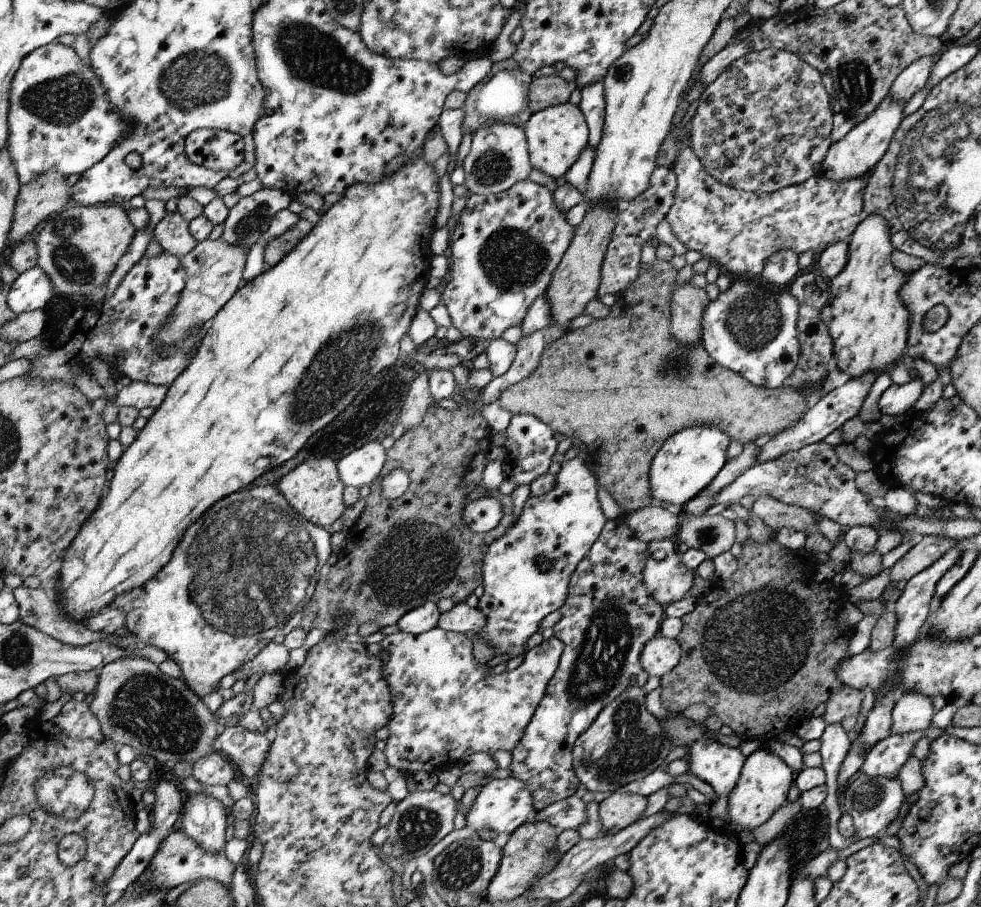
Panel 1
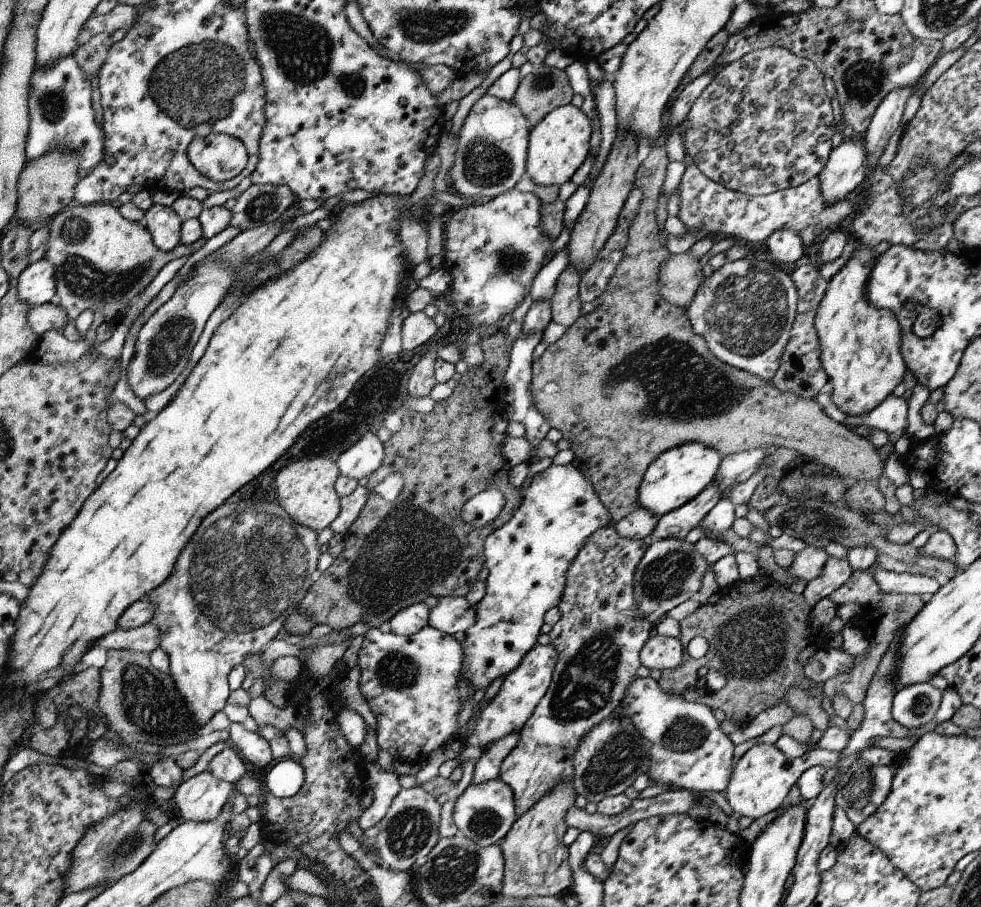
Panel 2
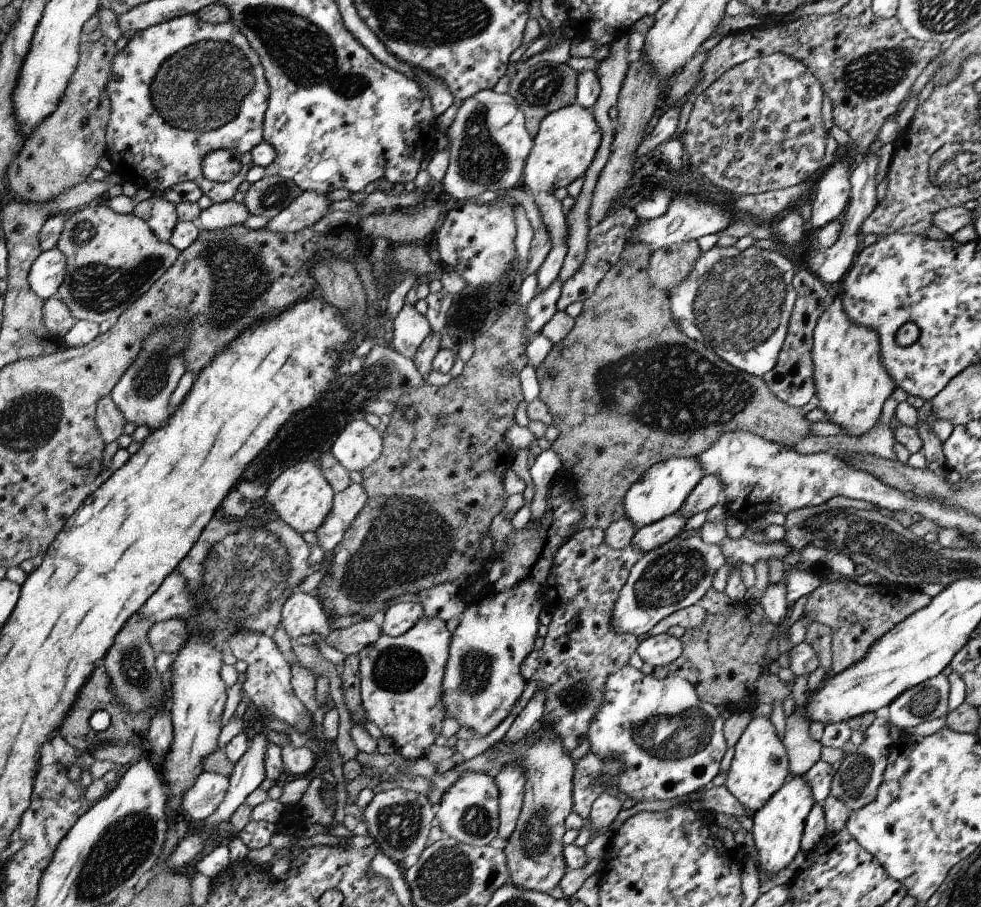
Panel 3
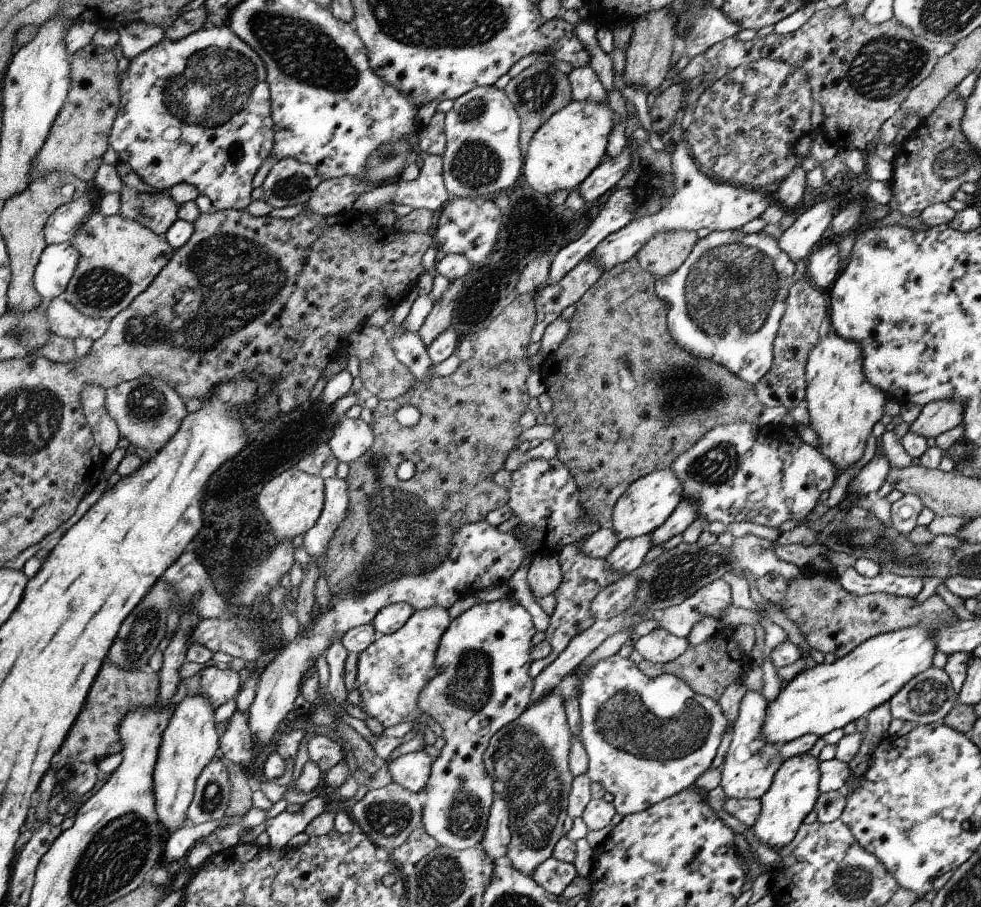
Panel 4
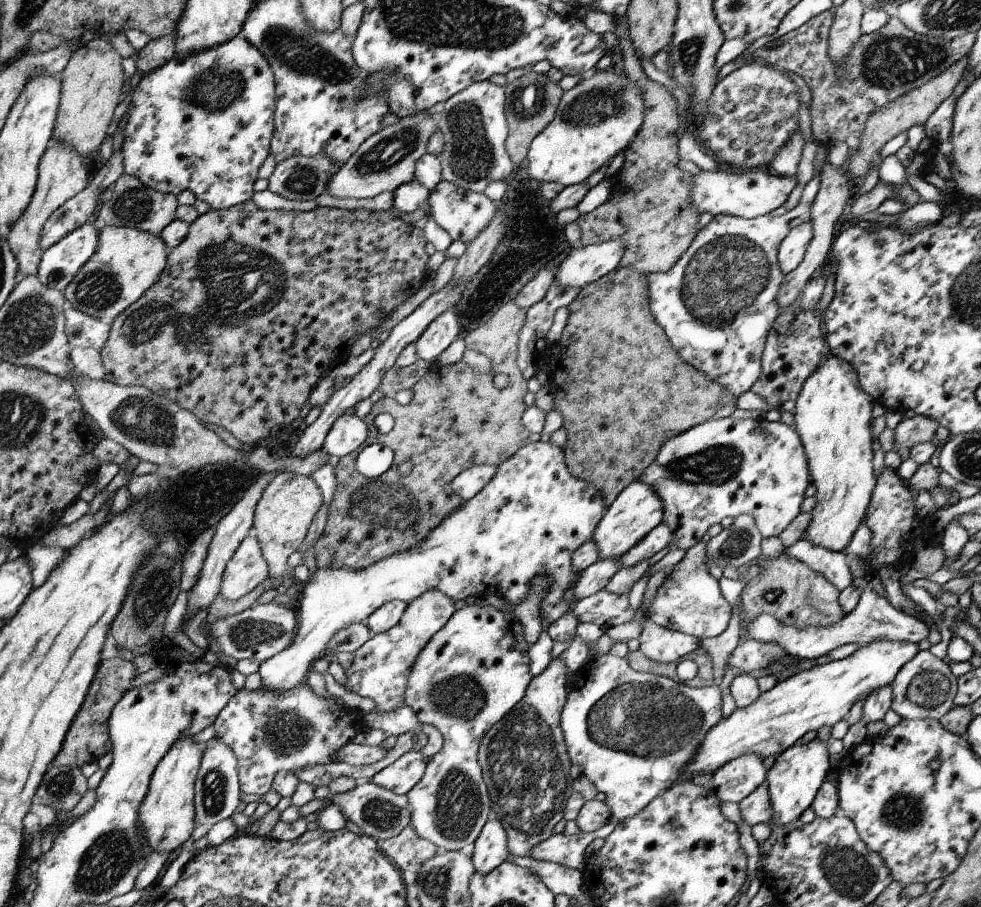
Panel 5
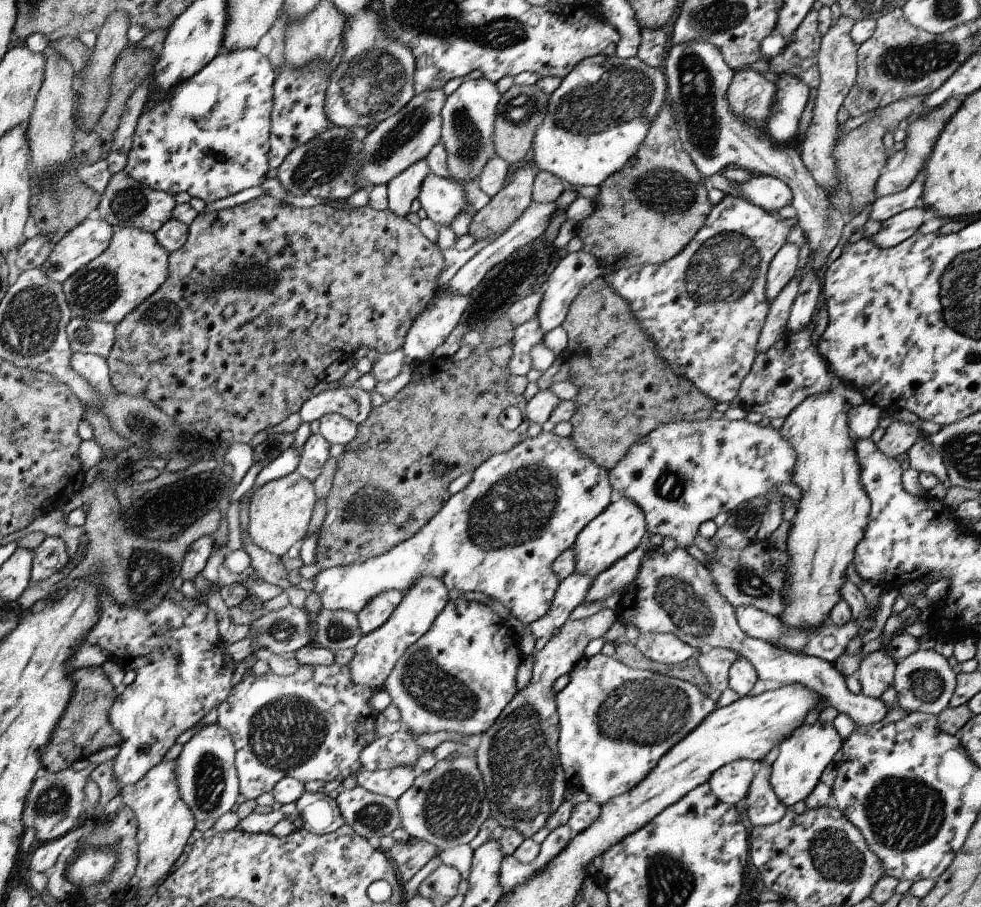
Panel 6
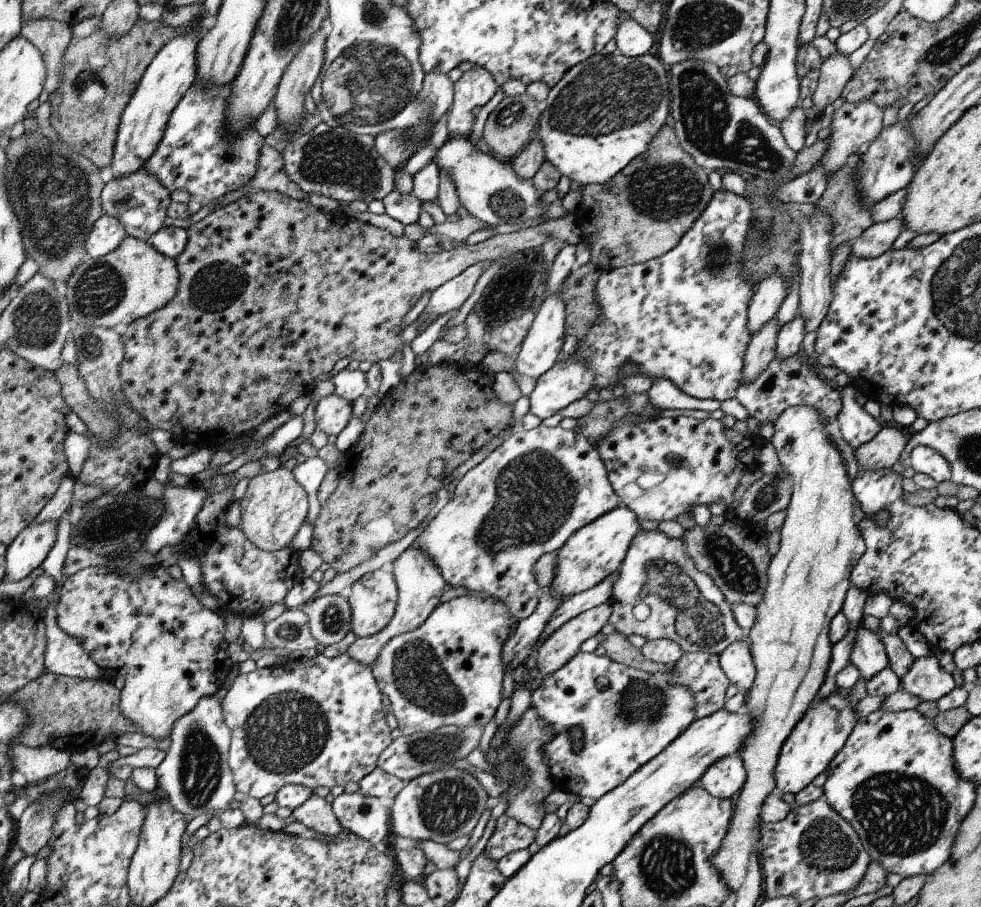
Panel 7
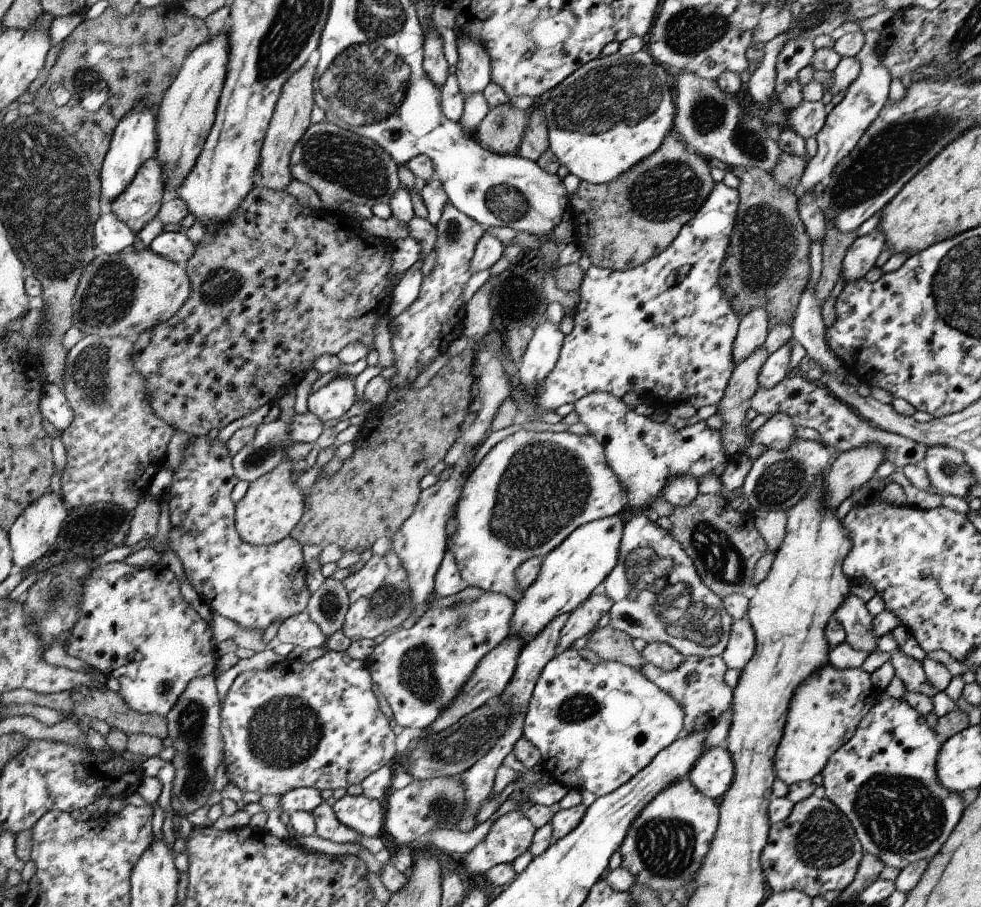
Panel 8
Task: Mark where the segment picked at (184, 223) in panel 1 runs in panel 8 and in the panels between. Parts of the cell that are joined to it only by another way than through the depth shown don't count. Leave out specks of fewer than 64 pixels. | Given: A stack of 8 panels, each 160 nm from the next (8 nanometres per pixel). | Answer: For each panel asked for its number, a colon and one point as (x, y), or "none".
2: (164, 223)
3: (161, 214)
4: (158, 211)
5: (133, 204)
6: (126, 203)
7: (140, 201)
8: (140, 203)

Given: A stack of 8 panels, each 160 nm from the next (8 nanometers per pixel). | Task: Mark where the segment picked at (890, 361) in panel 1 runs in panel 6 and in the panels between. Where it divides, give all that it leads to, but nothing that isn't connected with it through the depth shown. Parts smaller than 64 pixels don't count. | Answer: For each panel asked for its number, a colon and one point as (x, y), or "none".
2: (859, 344)
3: (851, 384)
4: (843, 407)
5: (833, 417)
6: (833, 513)

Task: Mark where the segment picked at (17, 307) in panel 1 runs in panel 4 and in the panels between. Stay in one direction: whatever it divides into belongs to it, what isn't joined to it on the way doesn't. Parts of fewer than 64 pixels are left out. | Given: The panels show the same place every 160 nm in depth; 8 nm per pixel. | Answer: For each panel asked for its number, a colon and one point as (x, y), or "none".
2: (38, 283)
3: (47, 275)
4: (59, 261)

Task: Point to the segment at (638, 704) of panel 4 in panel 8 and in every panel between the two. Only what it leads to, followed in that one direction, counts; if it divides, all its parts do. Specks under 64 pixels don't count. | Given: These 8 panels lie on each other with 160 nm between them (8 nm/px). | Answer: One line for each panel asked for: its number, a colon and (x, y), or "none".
5: (633, 733)
6: (617, 723)
7: (627, 717)
8: (596, 725)

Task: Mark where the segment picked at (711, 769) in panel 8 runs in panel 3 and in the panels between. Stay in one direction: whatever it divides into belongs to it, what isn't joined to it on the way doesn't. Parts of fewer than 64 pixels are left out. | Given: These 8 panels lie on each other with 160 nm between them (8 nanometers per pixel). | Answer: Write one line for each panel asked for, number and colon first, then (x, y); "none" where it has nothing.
3: (759, 767)
4: (747, 772)
5: (734, 781)
6: (731, 783)
7: (724, 780)

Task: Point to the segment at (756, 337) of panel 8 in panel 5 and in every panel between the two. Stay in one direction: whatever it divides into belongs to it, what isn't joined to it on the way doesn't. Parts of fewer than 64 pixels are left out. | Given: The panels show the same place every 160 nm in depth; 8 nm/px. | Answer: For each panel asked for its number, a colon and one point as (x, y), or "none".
5: (792, 249)
6: (784, 265)
7: (769, 295)

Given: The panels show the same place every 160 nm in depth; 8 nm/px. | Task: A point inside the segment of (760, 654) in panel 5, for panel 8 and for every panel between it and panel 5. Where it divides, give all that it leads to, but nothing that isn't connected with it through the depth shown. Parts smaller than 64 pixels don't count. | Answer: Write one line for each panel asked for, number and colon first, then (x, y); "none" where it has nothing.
6: (715, 664)
7: (700, 671)
8: (698, 684)

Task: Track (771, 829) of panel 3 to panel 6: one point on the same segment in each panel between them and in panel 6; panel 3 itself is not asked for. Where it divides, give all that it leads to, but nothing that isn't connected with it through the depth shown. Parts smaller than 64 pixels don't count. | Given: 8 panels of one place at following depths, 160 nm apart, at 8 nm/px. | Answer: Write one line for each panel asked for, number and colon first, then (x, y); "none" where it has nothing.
4: (794, 791)
5: (793, 780)
6: (803, 756)

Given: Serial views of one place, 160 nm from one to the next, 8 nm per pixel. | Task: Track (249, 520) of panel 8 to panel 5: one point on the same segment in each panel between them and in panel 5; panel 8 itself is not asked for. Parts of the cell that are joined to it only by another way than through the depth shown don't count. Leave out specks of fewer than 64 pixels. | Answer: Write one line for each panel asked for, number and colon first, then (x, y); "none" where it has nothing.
5: (288, 504)
6: (280, 511)
7: (275, 505)

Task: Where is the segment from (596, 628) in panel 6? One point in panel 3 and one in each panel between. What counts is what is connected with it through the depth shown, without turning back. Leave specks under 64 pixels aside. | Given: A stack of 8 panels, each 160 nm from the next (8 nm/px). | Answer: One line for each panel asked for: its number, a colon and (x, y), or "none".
3: (535, 857)
4: (528, 759)
5: (525, 764)

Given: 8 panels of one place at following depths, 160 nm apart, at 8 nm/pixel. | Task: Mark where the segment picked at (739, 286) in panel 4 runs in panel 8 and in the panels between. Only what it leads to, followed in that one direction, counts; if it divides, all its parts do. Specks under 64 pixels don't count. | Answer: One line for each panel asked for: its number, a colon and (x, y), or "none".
5: (717, 305)
6: (705, 308)
7: (684, 316)
8: (665, 330)

